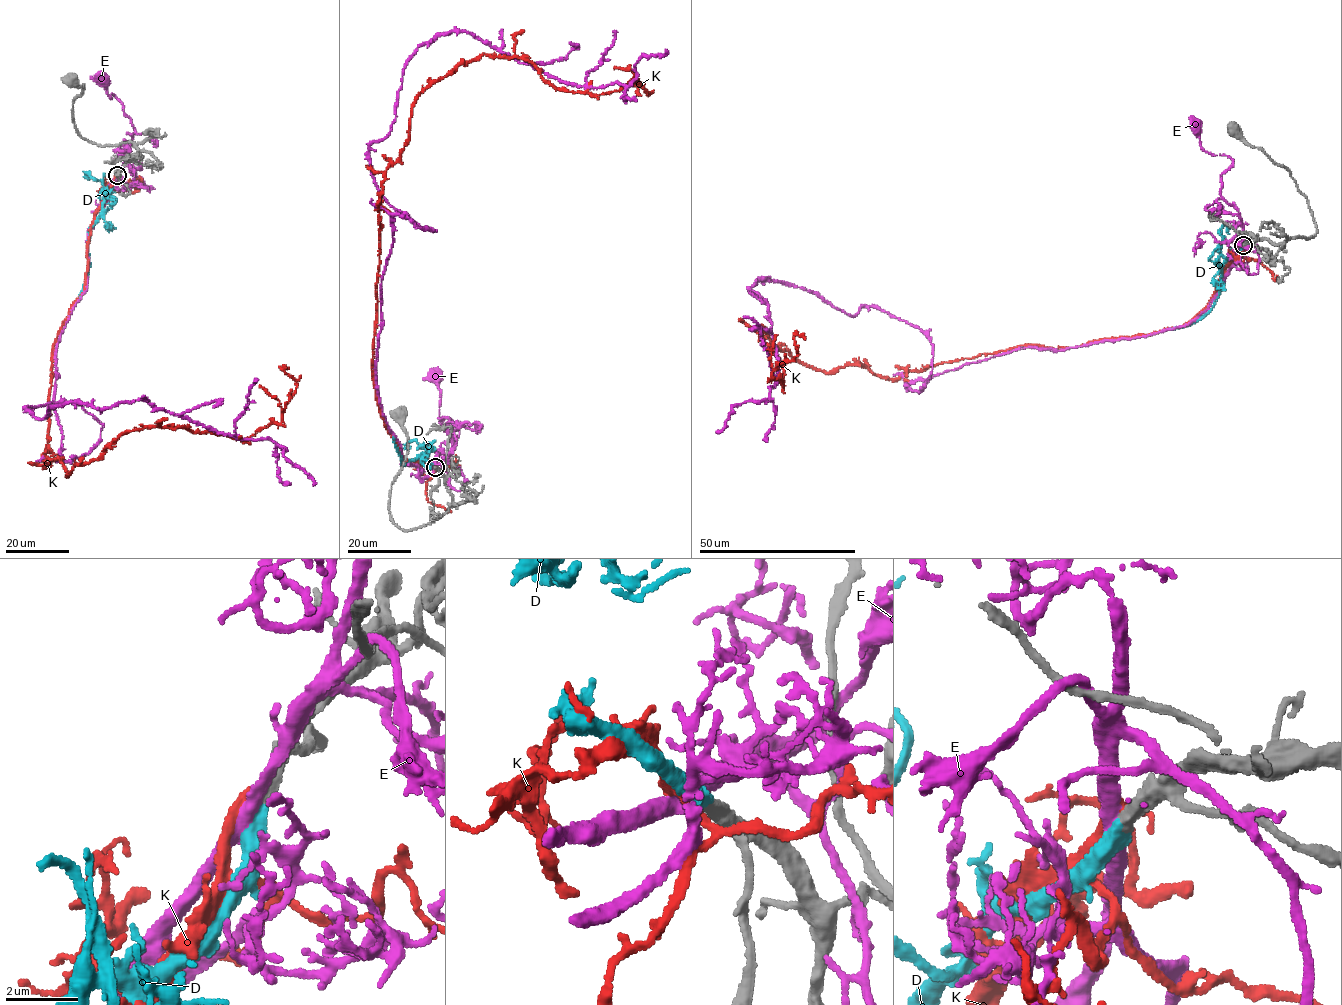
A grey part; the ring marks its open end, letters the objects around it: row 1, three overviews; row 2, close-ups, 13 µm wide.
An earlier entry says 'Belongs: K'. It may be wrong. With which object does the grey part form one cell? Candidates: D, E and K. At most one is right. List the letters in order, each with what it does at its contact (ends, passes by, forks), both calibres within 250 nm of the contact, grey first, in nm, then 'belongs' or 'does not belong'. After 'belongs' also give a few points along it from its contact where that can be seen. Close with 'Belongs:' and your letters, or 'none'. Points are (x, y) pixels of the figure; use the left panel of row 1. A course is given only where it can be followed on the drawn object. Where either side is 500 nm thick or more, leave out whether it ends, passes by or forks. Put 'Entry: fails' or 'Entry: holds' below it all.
D: 440/500 nm | belongs | via (117, 175), (117, 181), (107, 192), (101, 216), (90, 229), (88, 277), (80, 300)
E: it passes by | 480/380 nm | does not belong
K: it ends | 480/320 nm | does not belong
Belongs: D
Entry: fails

